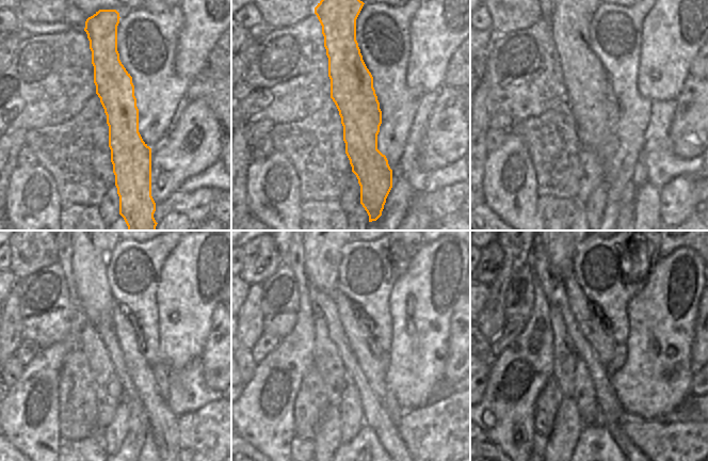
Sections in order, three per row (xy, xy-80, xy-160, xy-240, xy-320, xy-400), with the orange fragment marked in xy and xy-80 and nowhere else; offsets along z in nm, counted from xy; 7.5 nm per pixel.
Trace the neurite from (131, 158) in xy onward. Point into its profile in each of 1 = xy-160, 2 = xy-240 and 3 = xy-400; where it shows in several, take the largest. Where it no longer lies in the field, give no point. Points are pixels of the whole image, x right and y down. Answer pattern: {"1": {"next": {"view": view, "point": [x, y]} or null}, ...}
{"1": {"next": {"view": "xy-160", "point": [590, 95]}}, "2": {"next": {"view": "xy-240", "point": [91, 252]}}, "3": {"next": {"view": "xy-400", "point": [560, 252]}}}

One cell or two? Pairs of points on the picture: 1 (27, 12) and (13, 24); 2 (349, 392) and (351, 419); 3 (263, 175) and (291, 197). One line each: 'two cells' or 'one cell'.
1: two cells
2: one cell
3: one cell

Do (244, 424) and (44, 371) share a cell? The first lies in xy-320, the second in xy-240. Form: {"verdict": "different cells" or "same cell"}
{"verdict": "same cell"}

